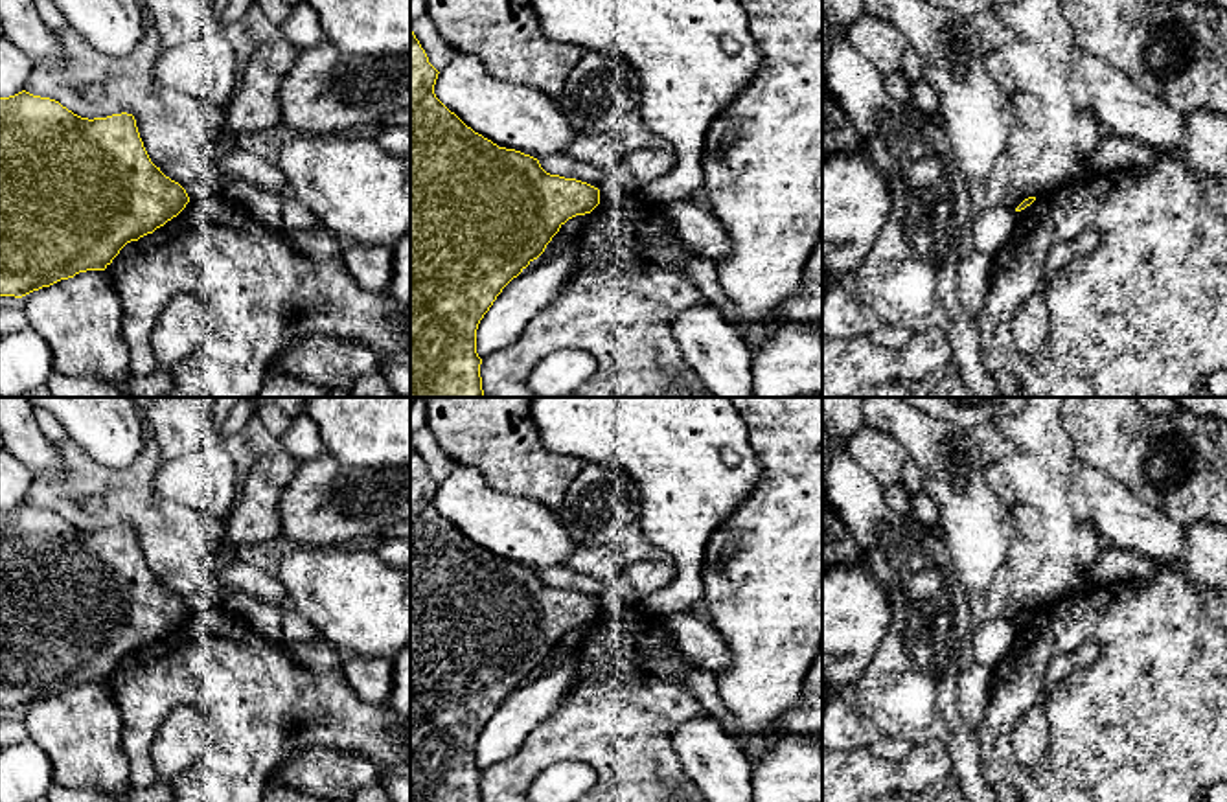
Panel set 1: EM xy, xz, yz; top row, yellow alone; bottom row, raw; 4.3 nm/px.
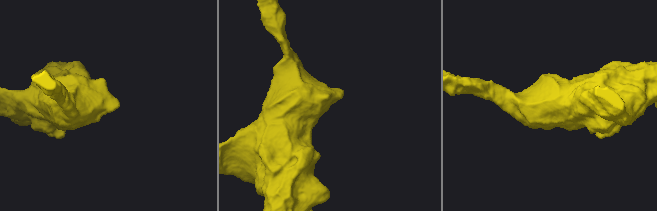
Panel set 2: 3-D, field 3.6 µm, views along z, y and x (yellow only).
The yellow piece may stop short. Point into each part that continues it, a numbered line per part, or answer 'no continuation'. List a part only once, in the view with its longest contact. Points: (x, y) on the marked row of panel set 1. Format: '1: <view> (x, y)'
no continuation

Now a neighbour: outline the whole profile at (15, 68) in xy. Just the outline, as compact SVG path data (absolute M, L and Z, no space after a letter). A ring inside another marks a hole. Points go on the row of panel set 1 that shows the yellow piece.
M0 35L0 97L22 92L31 68L31 61L26 53Z

